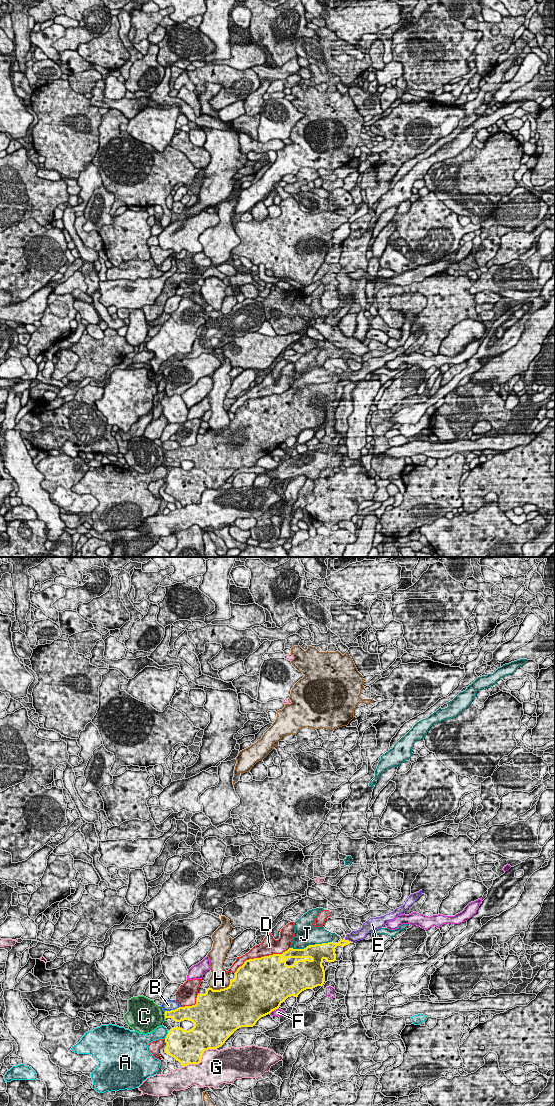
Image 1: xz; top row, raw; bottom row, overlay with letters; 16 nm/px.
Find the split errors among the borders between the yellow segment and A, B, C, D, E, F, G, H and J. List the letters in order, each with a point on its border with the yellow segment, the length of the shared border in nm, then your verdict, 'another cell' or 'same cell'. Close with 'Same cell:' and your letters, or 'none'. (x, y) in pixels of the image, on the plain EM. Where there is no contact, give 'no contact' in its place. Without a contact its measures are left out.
A: meets yellow in xz at (167, 475); contact 140 nm long; another cell
B: meets yellow in xz at (172, 450); contact 260 nm long; another cell
C: meets yellow in xz at (164, 454); contact 140 nm long; another cell
D: meets yellow in xz at (261, 397); contact 1000 nm long; another cell
E: meets yellow in xz at (348, 380); contact 170 nm long; another cell
F: meets yellow in xz at (273, 450); contact 190 nm long; another cell
G: meets yellow in xz at (200, 500); contact 650 nm long; another cell
H: meets yellow in xz at (221, 429); contact 360 nm long; another cell
J: meets yellow in xz at (310, 385); contact 700 nm long; another cell
Same cell: none

